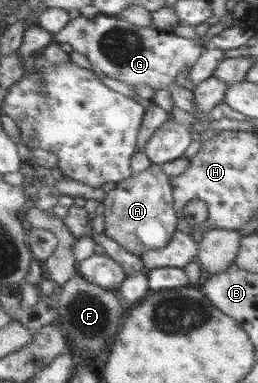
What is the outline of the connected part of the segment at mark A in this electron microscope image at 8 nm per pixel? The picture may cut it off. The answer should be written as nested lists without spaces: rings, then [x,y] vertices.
[[[153,164],[148,170],[134,173],[131,178],[116,184],[102,203],[105,206],[105,233],[139,257],[168,246],[178,230],[172,176],[167,175],[160,164]]]

